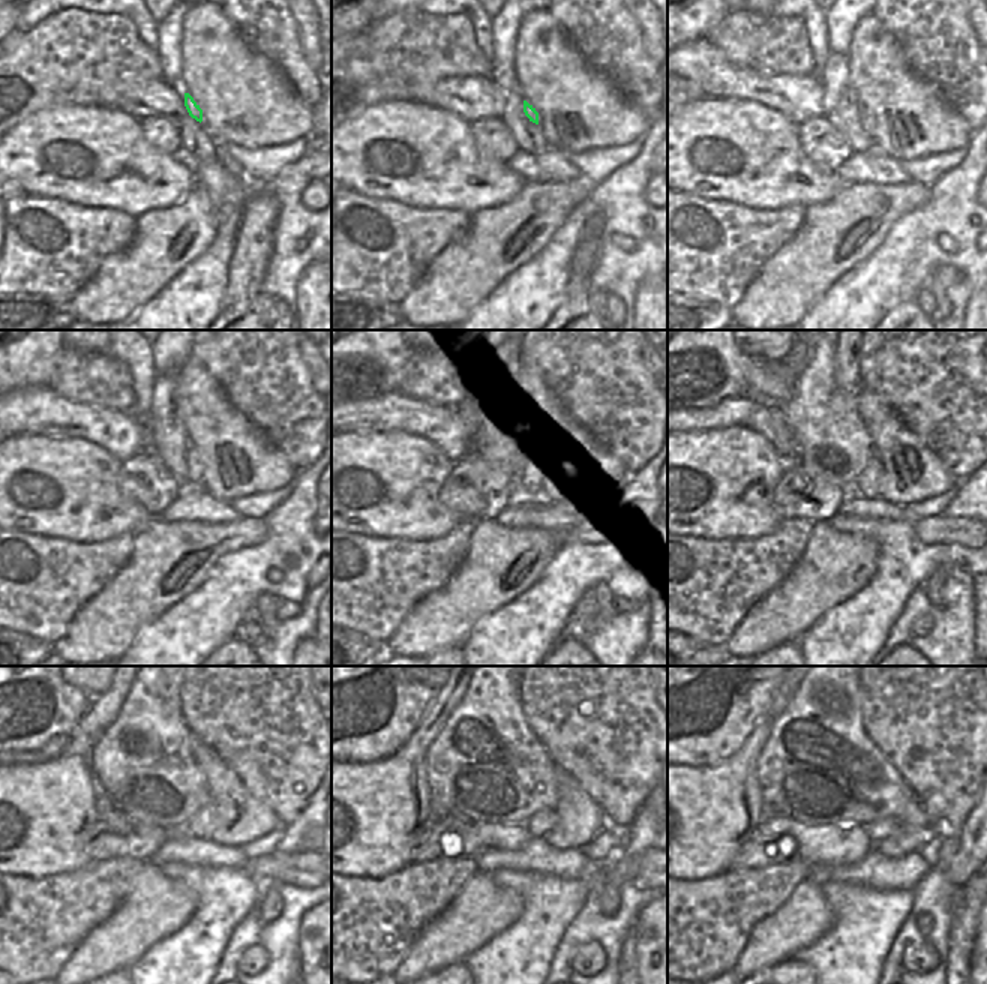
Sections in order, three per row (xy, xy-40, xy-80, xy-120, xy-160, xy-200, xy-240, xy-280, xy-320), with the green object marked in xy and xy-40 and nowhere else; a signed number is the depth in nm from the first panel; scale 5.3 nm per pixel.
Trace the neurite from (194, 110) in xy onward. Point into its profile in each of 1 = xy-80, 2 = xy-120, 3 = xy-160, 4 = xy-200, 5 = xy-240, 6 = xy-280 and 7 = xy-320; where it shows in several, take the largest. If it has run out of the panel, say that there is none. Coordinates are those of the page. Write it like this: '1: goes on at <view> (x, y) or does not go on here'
1: goes on at xy-80 (867, 123)
2: goes on at xy-120 (194, 458)
3: goes on at xy-160 (528, 479)
4: goes on at xy-200 (867, 485)
5: goes on at xy-240 (203, 822)
6: goes on at xy-280 (539, 824)
7: goes on at xy-320 (882, 828)

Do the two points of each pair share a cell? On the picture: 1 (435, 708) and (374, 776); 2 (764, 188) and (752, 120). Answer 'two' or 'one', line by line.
1: one
2: one

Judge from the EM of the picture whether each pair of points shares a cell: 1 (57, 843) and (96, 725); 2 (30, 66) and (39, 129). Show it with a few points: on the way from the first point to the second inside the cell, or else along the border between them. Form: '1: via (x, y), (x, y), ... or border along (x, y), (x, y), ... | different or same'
1: via (57, 813), (57, 800), (65, 789), (77, 755) | same
2: border along (71, 104), (42, 107), (26, 116), (15, 126) | different

